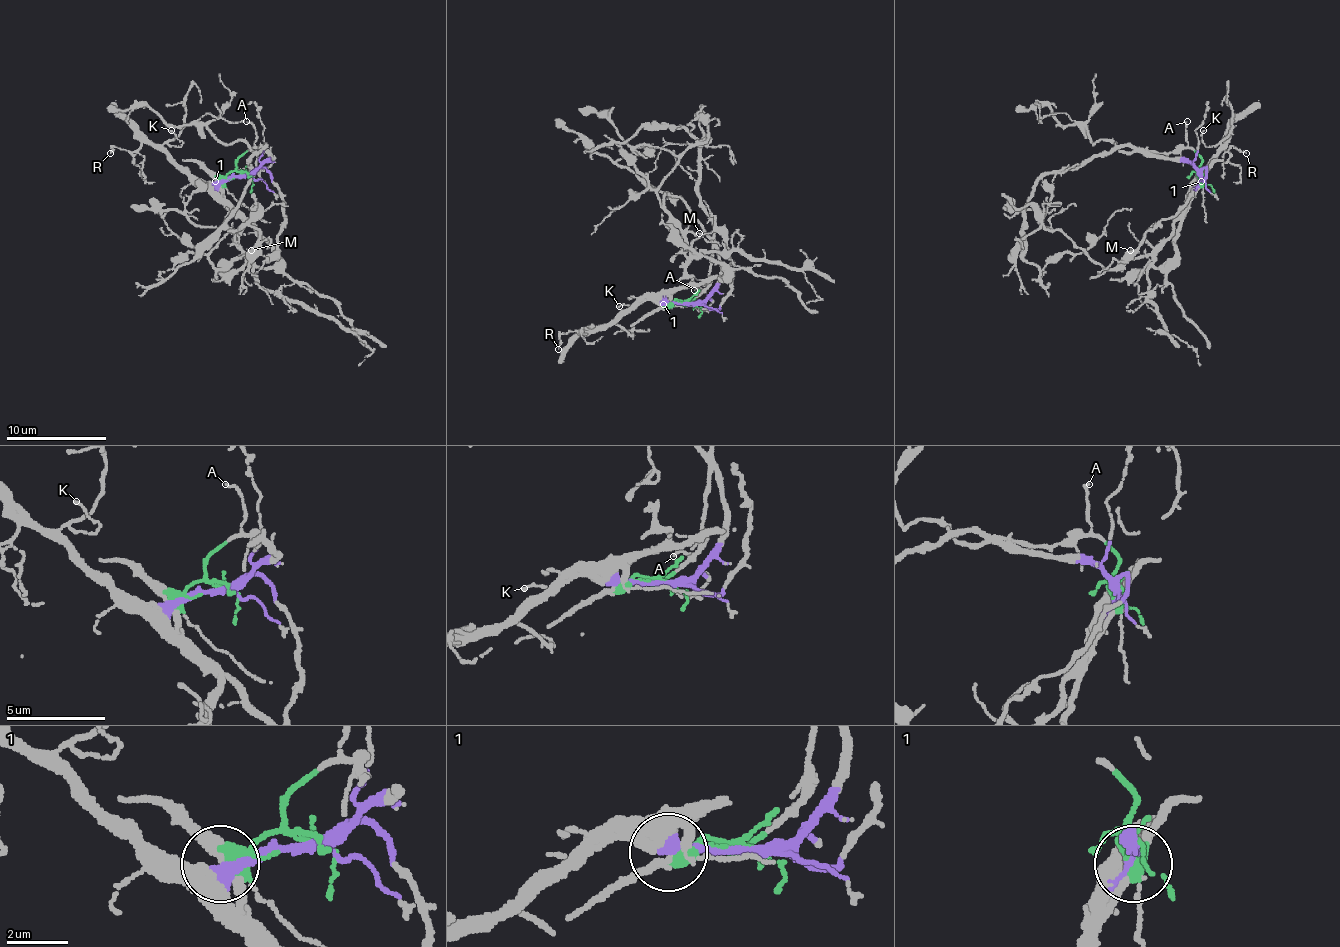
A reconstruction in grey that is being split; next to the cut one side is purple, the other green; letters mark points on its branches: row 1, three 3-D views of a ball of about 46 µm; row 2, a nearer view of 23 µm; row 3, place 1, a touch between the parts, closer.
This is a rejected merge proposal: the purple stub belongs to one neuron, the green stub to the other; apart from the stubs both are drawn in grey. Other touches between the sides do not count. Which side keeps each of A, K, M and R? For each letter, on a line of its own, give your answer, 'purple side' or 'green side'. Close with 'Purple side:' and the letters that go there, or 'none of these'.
A: green side
K: purple side
M: purple side
R: purple side
Purple side: K, M, R

